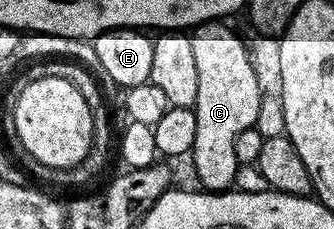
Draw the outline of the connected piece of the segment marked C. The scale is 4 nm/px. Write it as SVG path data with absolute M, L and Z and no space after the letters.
M207 22L201 26L193 29L190 41L192 42L192 50L196 57L196 74L200 81L200 87L196 89L196 102L194 103L193 109L196 114L196 142L194 143L194 151L192 153L192 159L194 159L194 172L198 175L198 180L203 189L207 192L224 192L231 187L230 184L234 180L234 175L238 172L238 135L241 132L246 132L255 127L257 122L257 115L260 114L261 98L263 96L260 88L260 83L257 82L256 70L253 69L252 54L246 49L246 44L233 32L230 28L225 28L225 23L222 22Z

